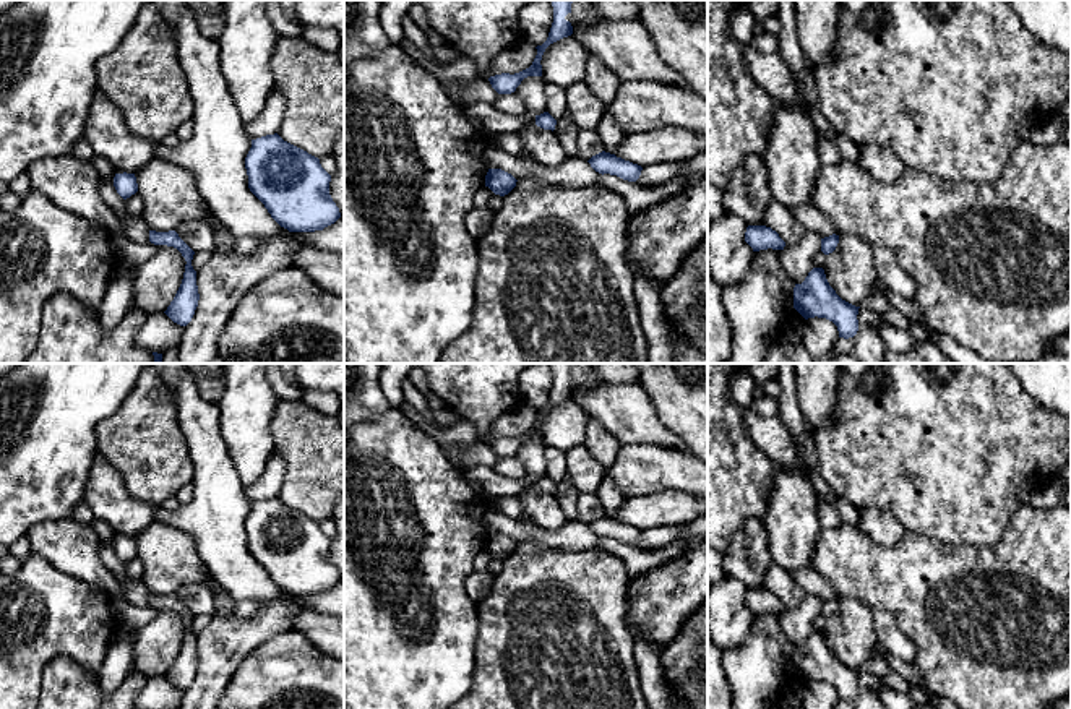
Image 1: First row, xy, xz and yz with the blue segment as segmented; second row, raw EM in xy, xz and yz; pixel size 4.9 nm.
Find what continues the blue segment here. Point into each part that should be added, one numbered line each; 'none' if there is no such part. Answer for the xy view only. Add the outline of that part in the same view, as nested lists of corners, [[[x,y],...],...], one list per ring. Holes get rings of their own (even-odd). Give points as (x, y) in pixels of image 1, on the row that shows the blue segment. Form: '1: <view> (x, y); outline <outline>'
none

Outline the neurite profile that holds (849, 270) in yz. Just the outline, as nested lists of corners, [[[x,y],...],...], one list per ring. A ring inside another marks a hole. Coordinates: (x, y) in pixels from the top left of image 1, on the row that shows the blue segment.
[[[841,235],[836,250],[824,256],[824,274],[836,294],[860,307],[878,281],[873,268],[873,245],[860,235]]]

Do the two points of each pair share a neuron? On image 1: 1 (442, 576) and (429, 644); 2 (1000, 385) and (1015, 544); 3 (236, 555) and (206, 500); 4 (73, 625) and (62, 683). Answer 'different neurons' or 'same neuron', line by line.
1: same neuron
2: different neurons
3: same neuron
4: different neurons

